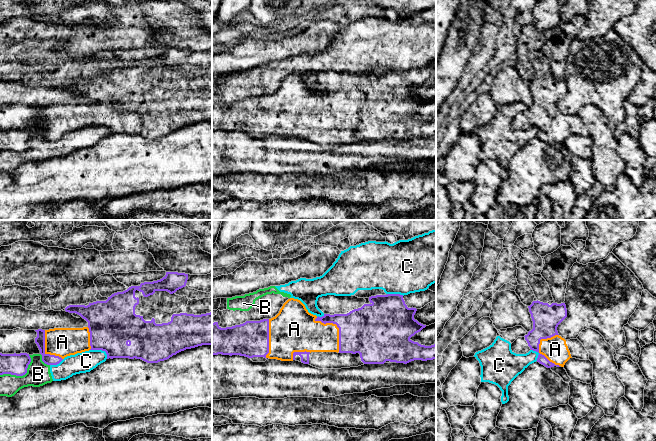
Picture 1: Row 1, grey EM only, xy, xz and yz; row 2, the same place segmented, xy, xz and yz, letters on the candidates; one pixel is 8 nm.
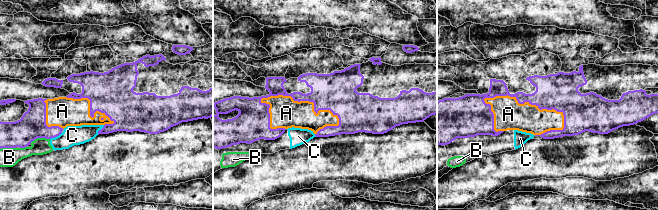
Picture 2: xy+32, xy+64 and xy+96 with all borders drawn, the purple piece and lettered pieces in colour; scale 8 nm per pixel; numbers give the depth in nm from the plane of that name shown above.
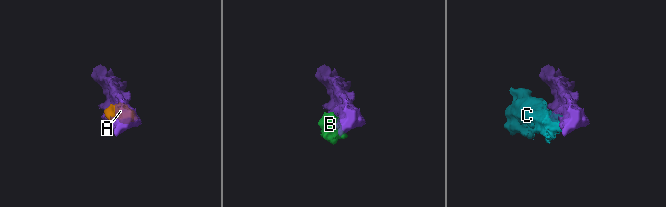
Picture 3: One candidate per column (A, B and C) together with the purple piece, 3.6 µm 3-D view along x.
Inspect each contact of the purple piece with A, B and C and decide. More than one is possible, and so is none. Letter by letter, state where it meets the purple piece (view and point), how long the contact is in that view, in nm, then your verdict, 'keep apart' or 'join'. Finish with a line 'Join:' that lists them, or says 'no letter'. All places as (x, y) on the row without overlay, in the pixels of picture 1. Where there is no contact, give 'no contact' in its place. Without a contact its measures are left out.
A: contact xz (337, 102); length 340 nm; join
B: contact xy (21, 151); length 300 nm; keep apart
C: contact xy (101, 125); length 160 nm; keep apart
Join: A

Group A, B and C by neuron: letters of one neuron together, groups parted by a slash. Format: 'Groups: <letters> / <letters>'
Groups: A / B C

